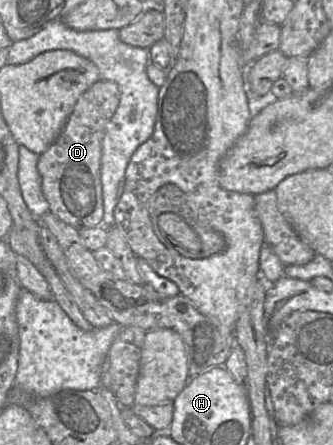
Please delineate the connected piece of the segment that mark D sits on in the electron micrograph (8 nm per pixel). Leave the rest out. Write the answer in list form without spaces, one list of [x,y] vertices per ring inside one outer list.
[[[99,79],[78,98],[56,141],[39,155],[37,169],[49,210],[76,228],[102,225],[104,208],[100,181],[102,140],[109,121],[118,107],[120,89],[110,80]]]

